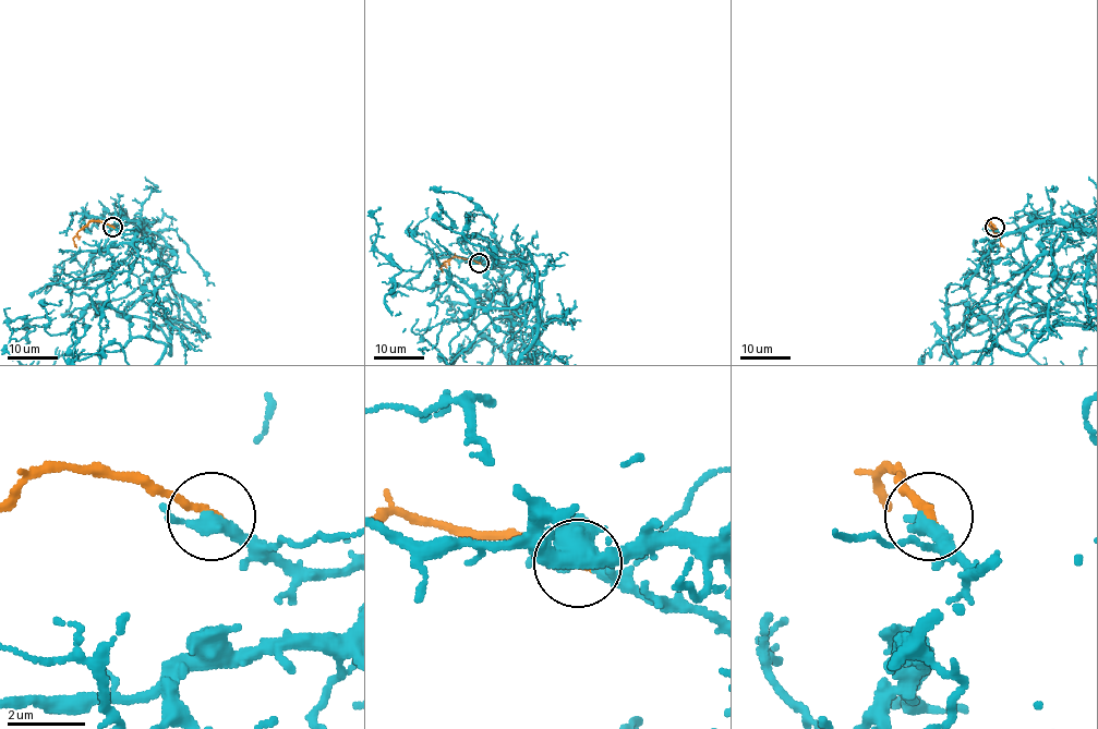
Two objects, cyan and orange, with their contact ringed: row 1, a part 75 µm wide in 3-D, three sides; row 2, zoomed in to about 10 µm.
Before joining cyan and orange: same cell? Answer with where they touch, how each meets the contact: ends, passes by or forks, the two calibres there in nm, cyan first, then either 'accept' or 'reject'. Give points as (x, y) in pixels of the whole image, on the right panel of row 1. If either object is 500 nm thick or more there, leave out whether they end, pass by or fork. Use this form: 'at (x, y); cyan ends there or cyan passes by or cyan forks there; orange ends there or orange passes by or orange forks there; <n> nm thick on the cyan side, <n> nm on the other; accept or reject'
at (994, 227); cyan passes by; orange ends there; 320 nm thick on the cyan side, 240 nm on the other; accept

